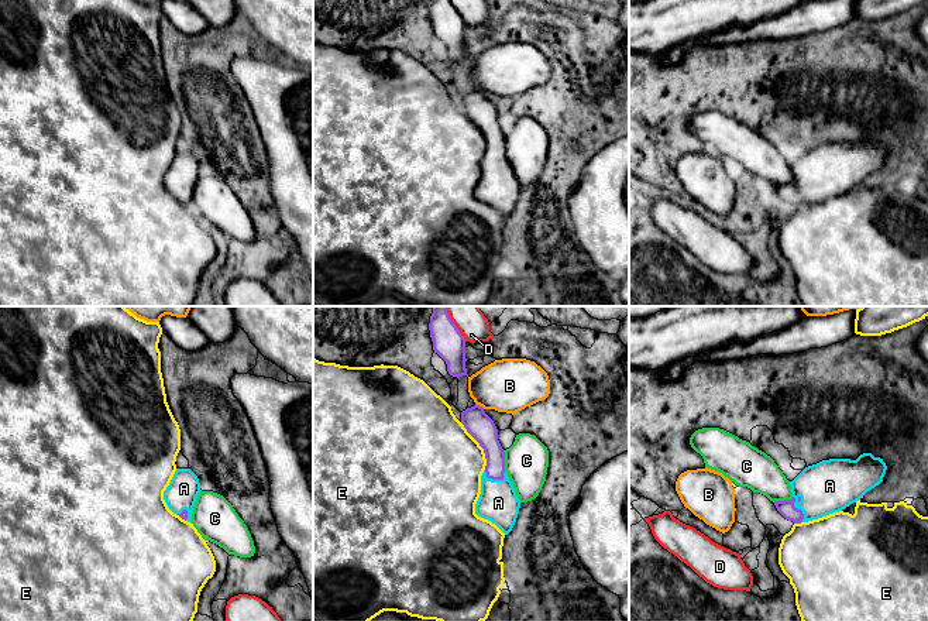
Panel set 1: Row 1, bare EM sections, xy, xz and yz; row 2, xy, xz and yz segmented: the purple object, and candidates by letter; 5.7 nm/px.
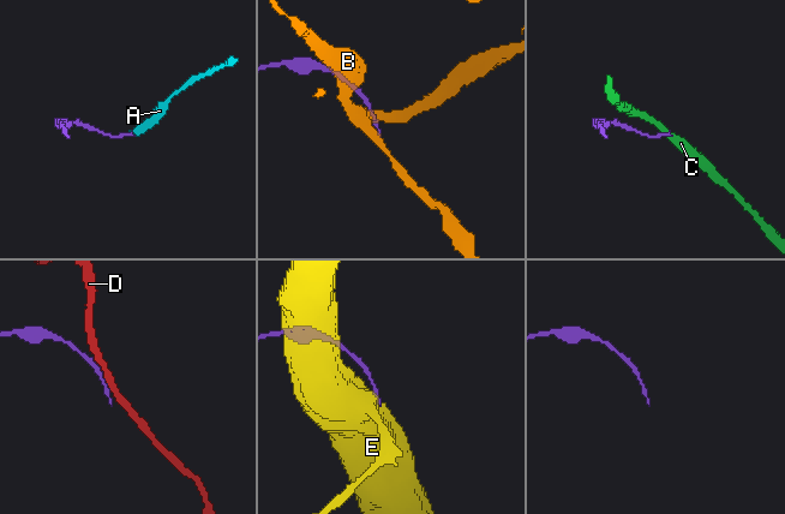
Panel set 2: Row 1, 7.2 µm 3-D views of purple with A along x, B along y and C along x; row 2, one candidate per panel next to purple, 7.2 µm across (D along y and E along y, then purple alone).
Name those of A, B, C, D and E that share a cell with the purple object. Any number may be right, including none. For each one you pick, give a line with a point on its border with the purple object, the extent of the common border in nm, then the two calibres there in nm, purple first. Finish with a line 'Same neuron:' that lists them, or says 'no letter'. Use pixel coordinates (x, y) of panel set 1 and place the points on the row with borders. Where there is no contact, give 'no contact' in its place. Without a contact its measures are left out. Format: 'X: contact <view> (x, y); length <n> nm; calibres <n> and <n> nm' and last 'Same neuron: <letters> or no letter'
A: contact yz (797, 508); length 160 nm; calibres 90 and 300 nm
Same neuron: A

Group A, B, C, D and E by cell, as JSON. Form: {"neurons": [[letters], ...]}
{"neurons": [["A"], ["B"], ["C"], ["D"], ["E"]]}

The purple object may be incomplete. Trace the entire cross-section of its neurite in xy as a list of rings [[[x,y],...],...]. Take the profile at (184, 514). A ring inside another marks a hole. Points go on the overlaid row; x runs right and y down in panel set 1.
[[[176,469],[164,491],[164,500],[173,514],[192,524],[193,507],[200,491],[199,478],[190,469]]]

